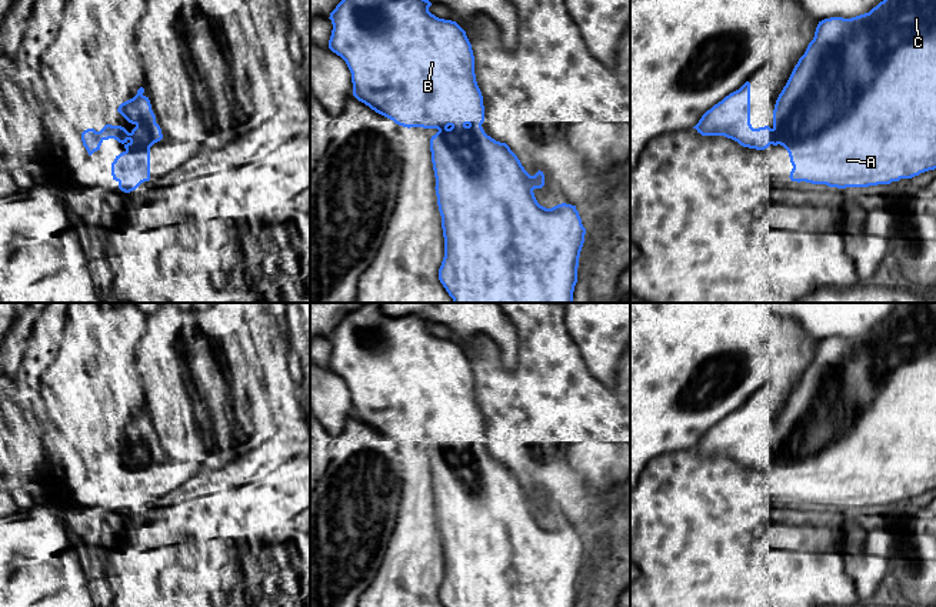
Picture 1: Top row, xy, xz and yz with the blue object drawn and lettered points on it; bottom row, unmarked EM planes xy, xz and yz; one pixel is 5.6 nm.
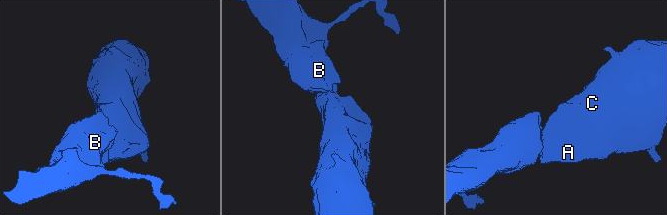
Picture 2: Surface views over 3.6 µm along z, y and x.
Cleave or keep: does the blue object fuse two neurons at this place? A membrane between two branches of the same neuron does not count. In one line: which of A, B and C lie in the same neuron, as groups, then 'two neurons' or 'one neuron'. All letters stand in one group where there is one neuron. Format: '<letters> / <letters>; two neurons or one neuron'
A B C; one neuron

